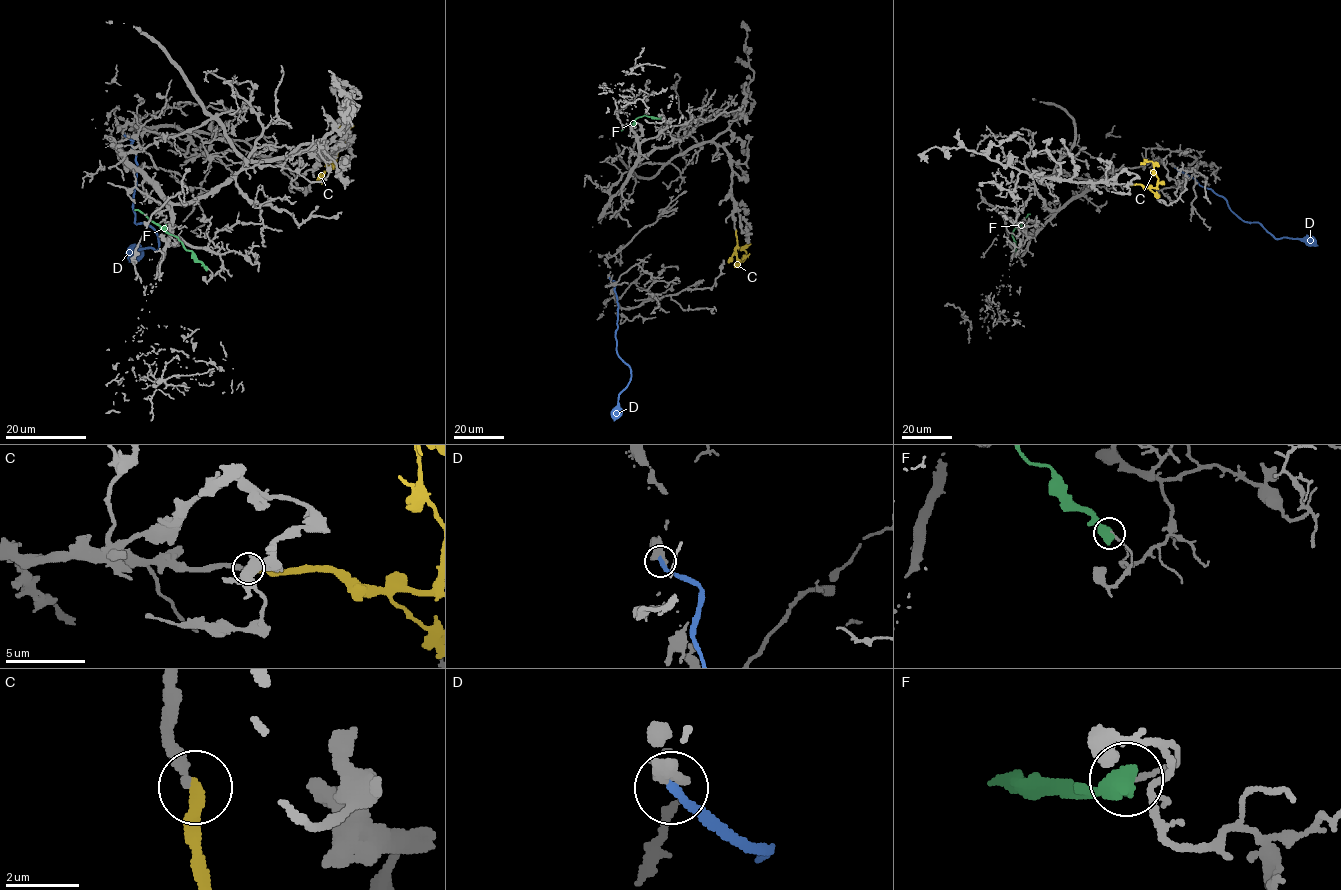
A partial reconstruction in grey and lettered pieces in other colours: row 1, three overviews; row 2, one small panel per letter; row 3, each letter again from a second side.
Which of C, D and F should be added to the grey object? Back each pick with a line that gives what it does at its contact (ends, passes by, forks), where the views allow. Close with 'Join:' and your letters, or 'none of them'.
C: It ends there
Join: C

